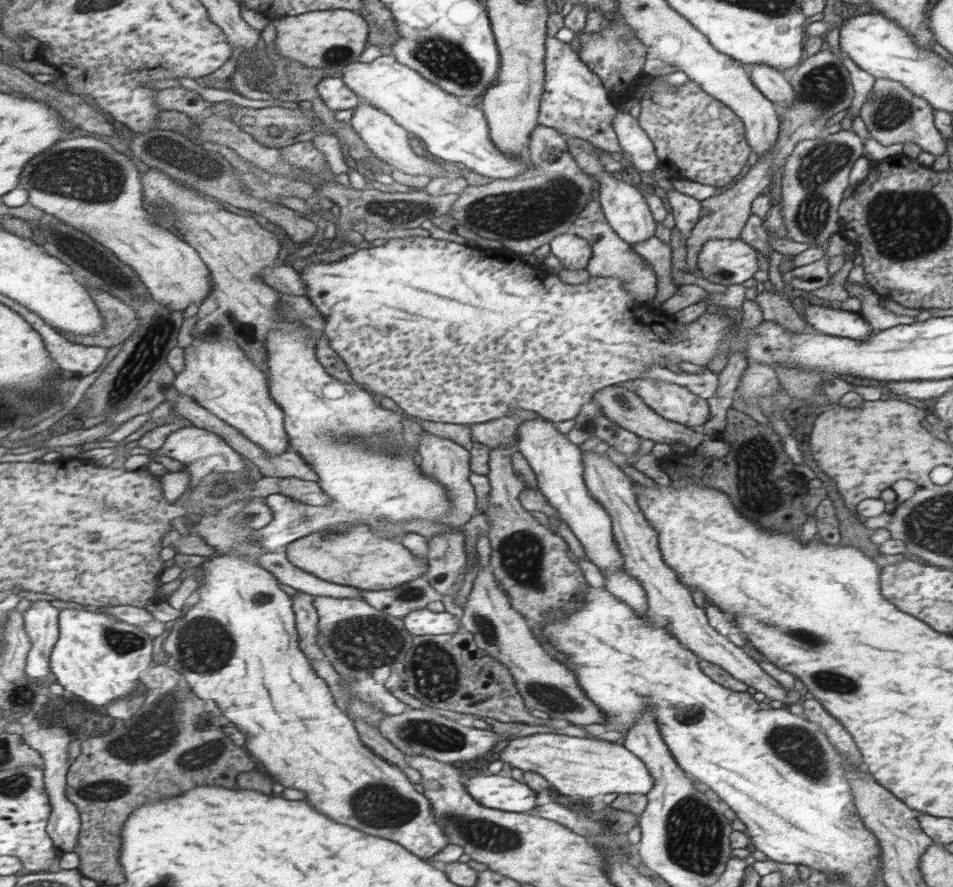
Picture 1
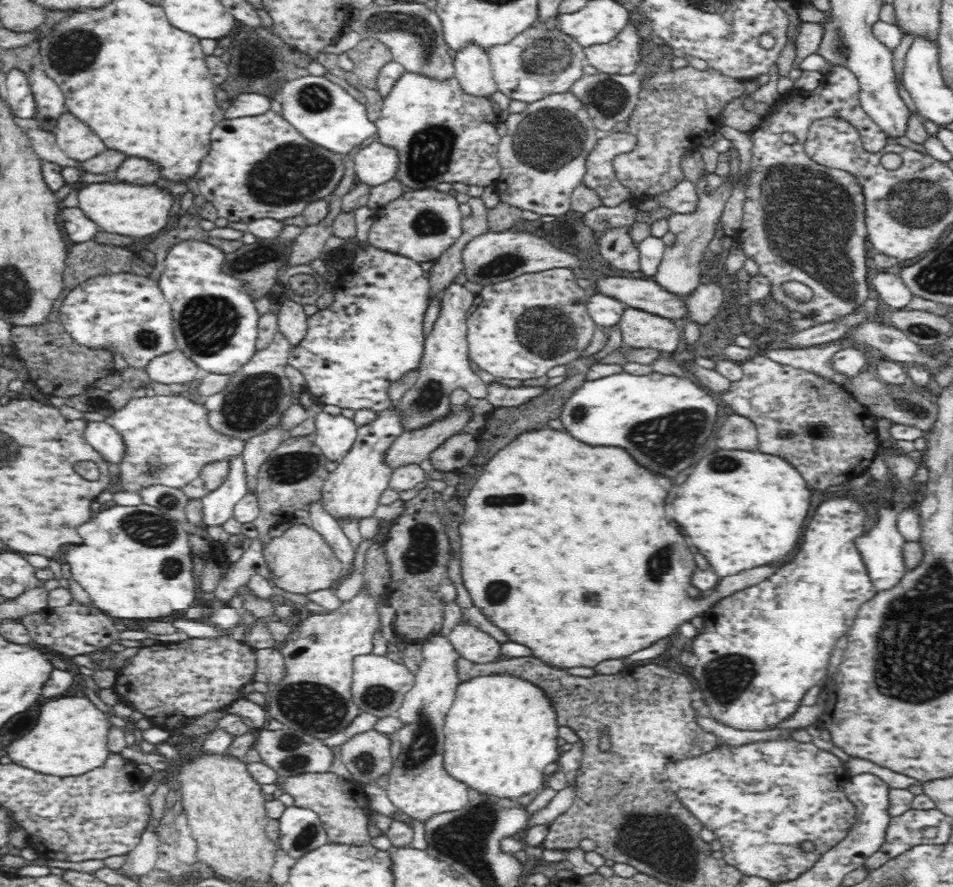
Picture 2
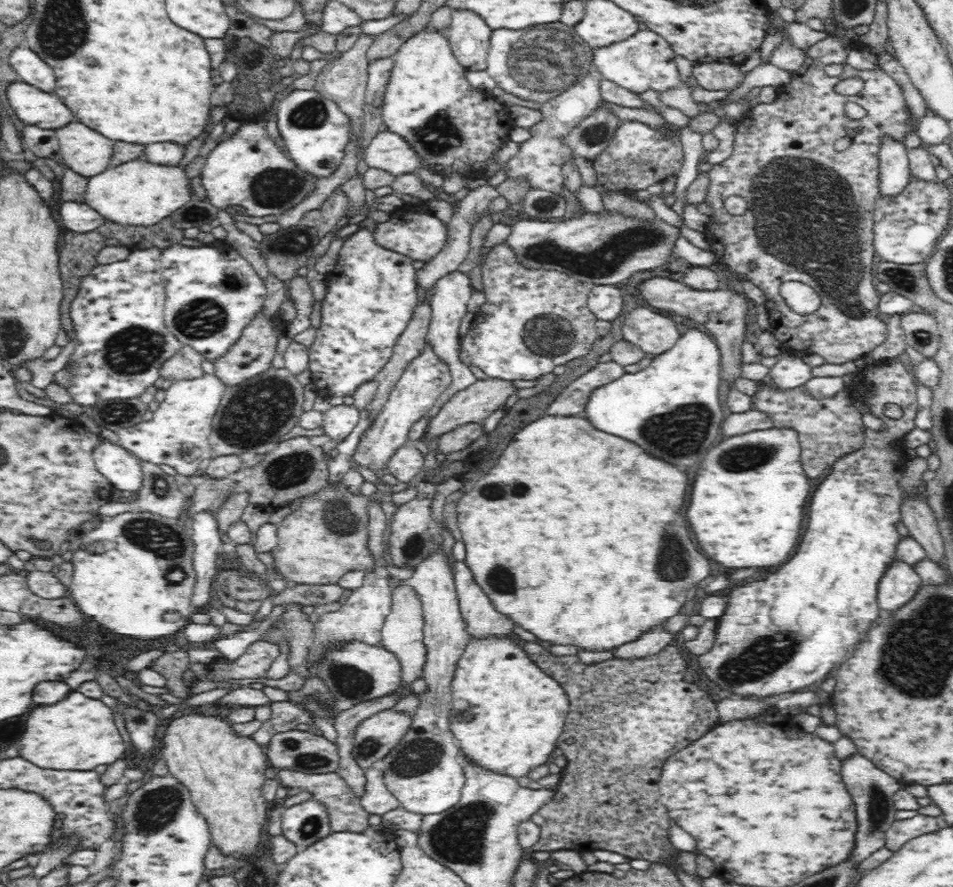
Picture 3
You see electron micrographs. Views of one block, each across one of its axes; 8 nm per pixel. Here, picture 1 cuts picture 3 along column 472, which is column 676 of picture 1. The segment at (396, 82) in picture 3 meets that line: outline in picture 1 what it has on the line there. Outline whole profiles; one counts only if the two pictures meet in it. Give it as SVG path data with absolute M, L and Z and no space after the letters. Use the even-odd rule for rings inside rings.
M654 75L652 82L650 83L650 87L648 87L648 91L645 93L645 89L643 89L644 94L639 100L641 111L639 117L637 118L639 122L639 126L642 127L647 132L647 137L655 144L655 153L659 158L661 168L672 169L676 168L678 171L682 171L686 174L687 178L699 182L703 185L713 186L713 187L724 187L728 185L728 182L736 176L736 174L740 174L742 172L742 168L744 168L744 164L748 162L748 156L750 156L750 144L746 142L746 137L744 136L744 130L742 130L742 119L729 107L729 105L724 104L720 100L716 100L713 96L710 96L709 93L705 91L701 87L700 84L696 84L694 81L689 80L684 85L680 85L679 87L664 85L665 75Z

